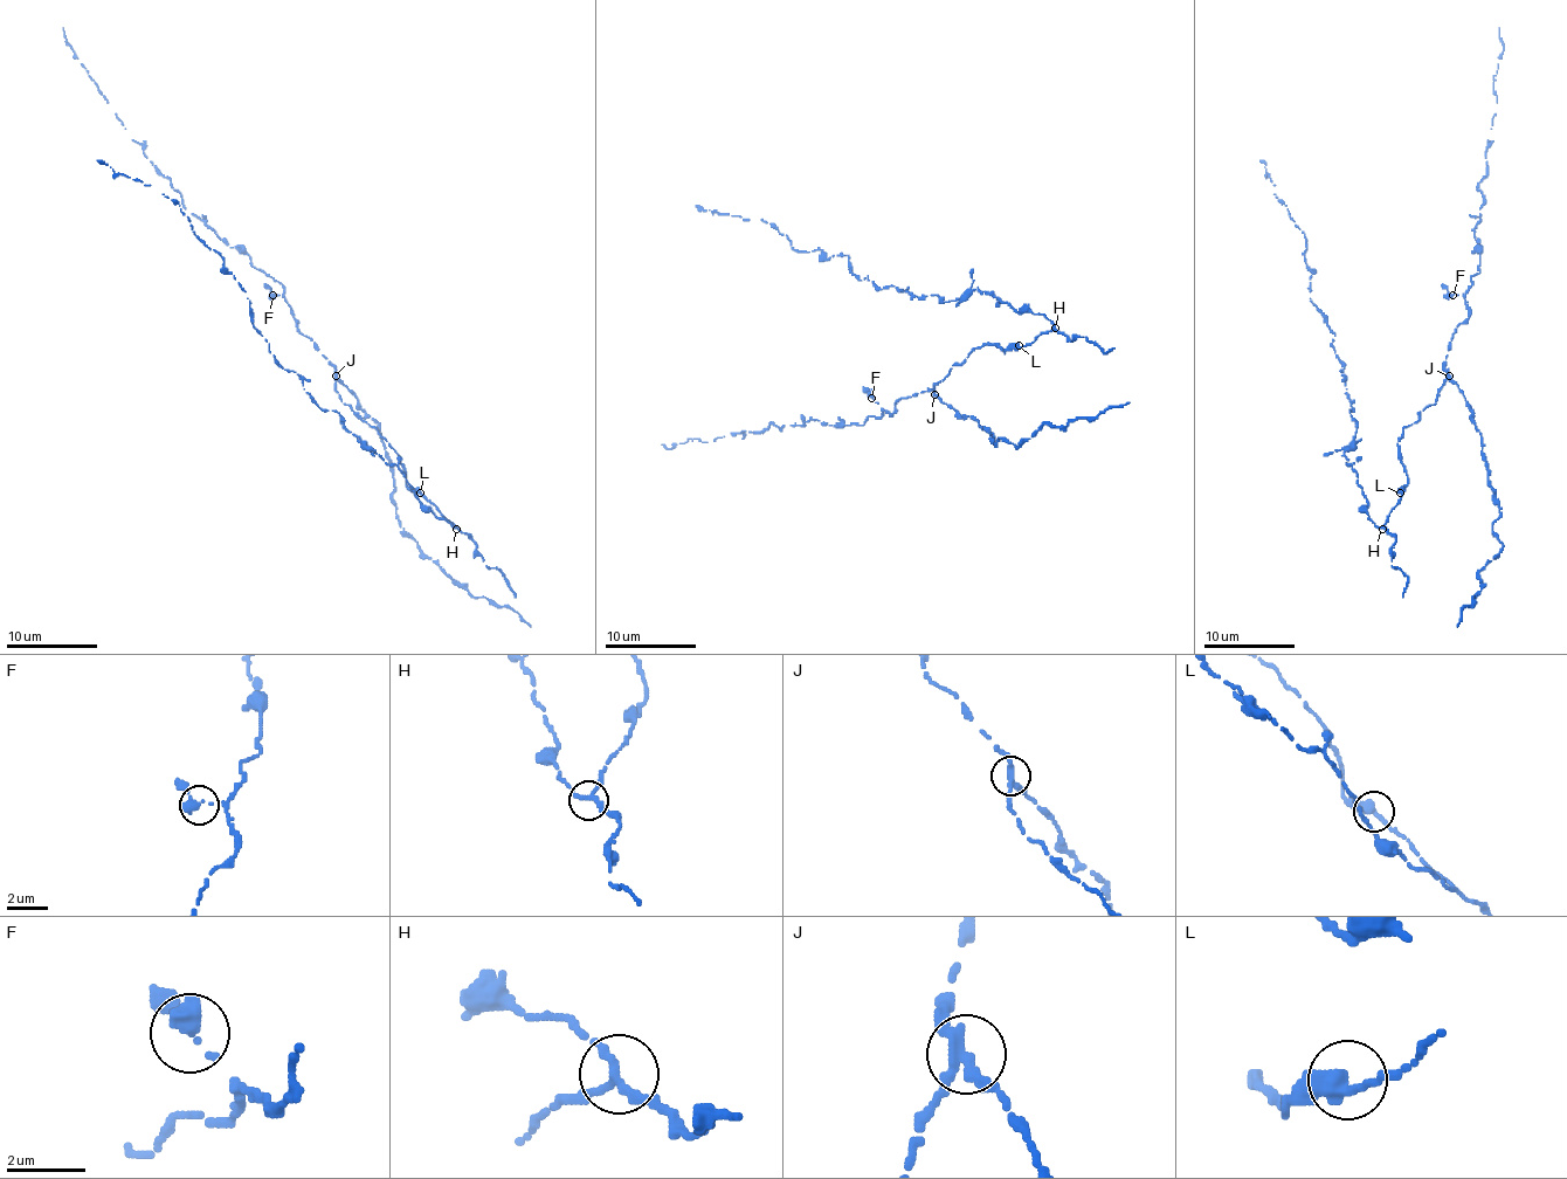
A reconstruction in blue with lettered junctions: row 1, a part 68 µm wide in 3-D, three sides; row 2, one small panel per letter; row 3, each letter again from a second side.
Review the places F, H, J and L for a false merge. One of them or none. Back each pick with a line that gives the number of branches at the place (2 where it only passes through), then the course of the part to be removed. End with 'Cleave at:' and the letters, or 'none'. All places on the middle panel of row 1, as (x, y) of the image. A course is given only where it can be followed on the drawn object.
J: branches 3; course (934, 395), (971, 415), (994, 445), (1005, 438), (1016, 447), (1043, 425), (1067, 427), (1130, 401)
Cleave at: J

